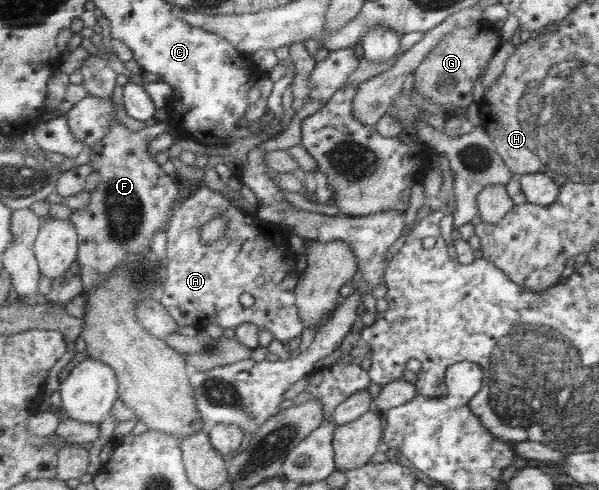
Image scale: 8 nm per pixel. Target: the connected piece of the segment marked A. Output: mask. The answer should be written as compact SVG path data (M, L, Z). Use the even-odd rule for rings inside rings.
M204 185L175 211L166 232L168 259L165 268L165 294L161 301L180 326L190 326L202 331L208 325L221 326L226 330L238 329L243 324L256 324L260 330L272 332L275 339L284 344L297 337L300 338L306 331L301 309L298 308L297 290L301 282L298 254L290 246L292 233L284 230L282 225L266 221L257 213L249 213L236 207L228 195ZM219 213L229 219L228 231L216 243L206 245L203 242L203 227ZM244 293L249 293L256 299L252 307L240 304L240 296Z

